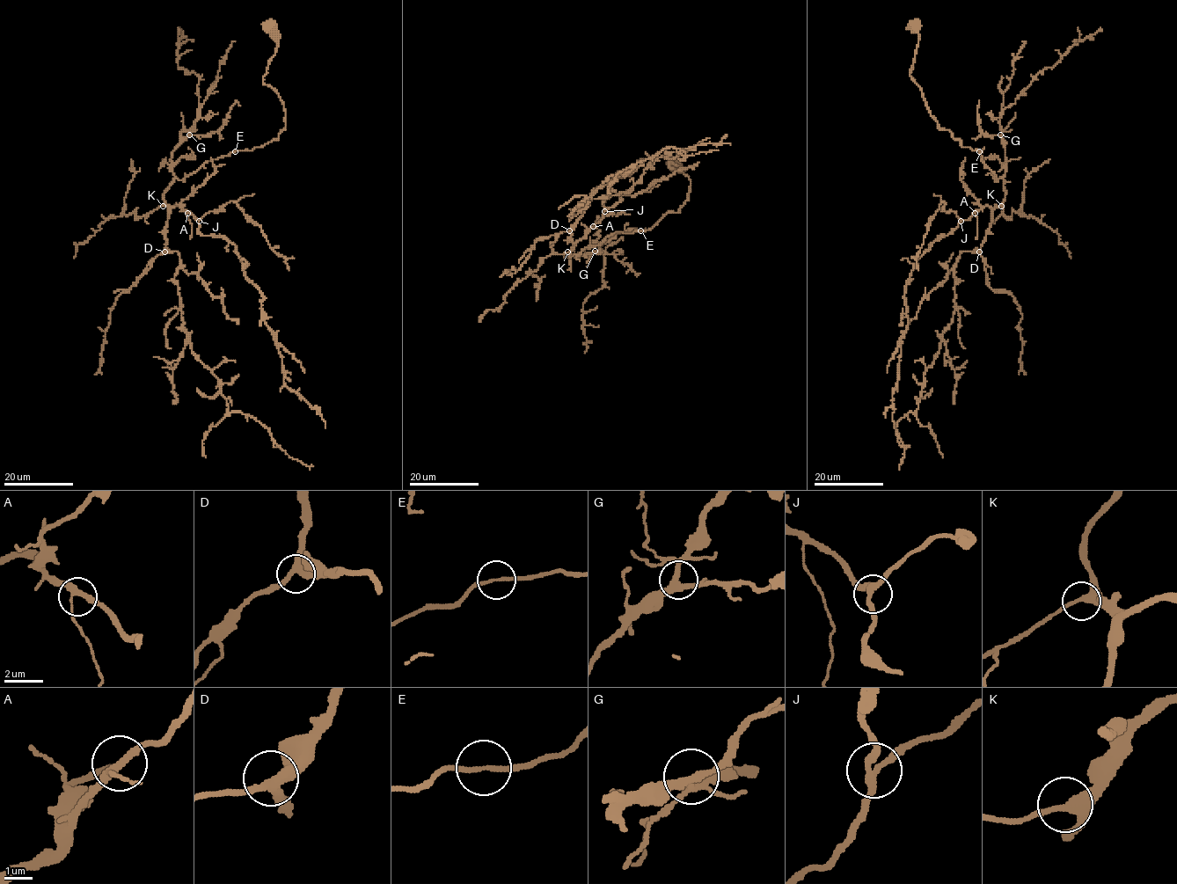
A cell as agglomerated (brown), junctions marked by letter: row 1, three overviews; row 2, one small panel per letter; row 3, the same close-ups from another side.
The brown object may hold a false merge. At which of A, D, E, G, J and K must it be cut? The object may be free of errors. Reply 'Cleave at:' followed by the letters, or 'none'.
Cleave at: none

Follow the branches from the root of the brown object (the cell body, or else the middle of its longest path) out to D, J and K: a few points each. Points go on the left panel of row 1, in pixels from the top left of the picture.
D: (271, 27), (277, 47), (263, 83), (284, 105), (285, 127), (260, 148), (174, 179), (164, 194), (164, 252)
J: (271, 27), (277, 47), (263, 83), (284, 105), (285, 127), (260, 148), (174, 179), (164, 203), (199, 221)
K: (271, 27), (277, 47), (263, 83), (284, 105), (285, 127), (260, 148), (231, 152), (176, 178), (163, 206)

